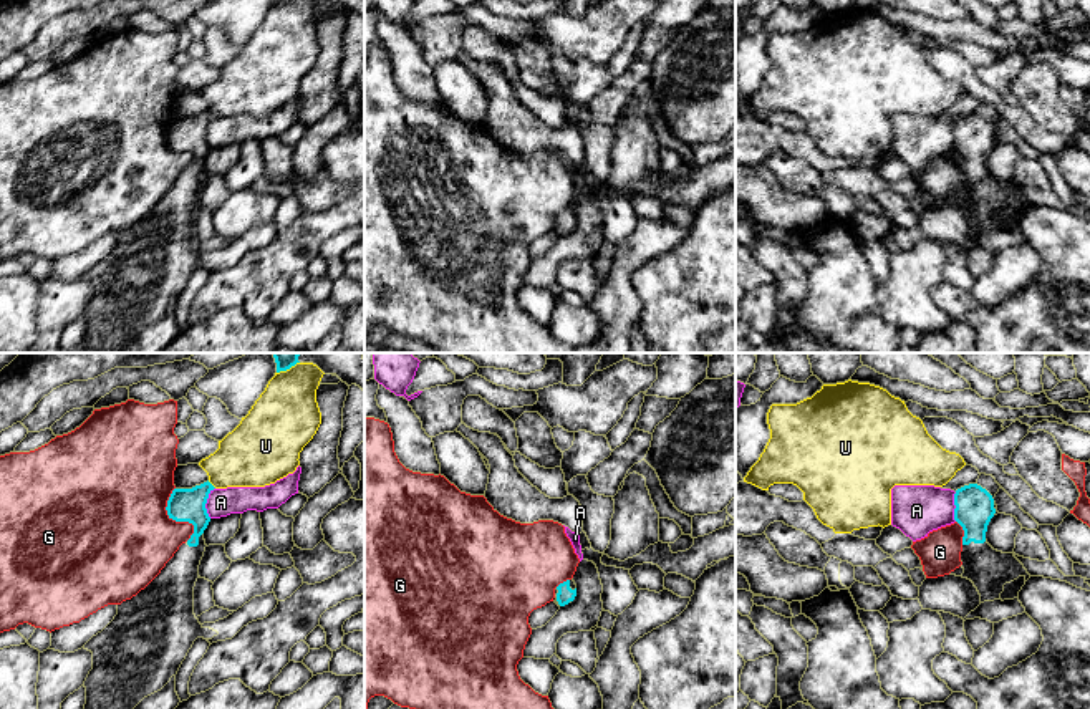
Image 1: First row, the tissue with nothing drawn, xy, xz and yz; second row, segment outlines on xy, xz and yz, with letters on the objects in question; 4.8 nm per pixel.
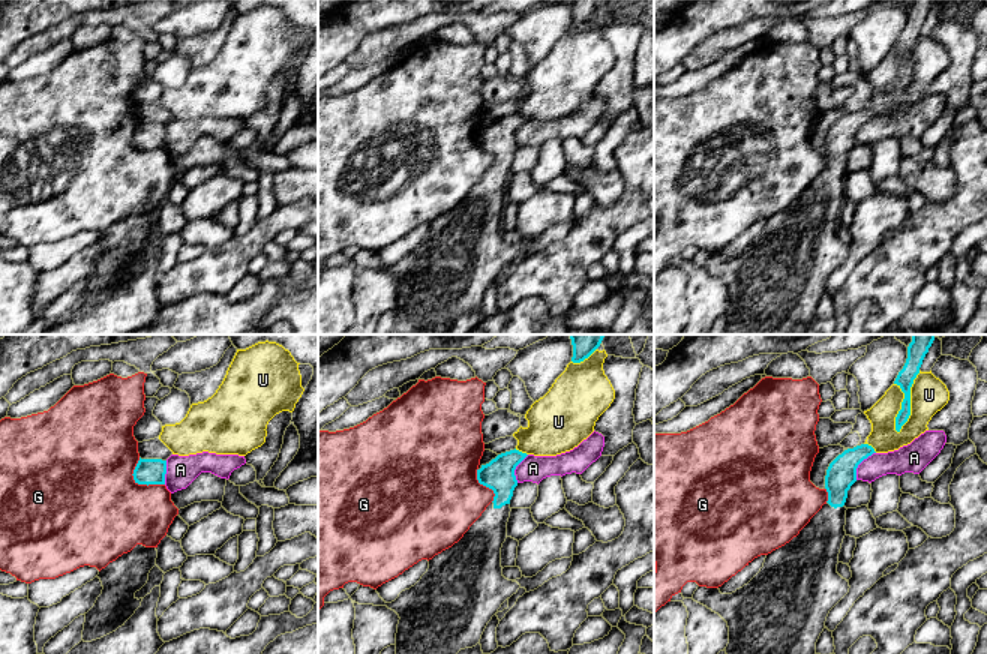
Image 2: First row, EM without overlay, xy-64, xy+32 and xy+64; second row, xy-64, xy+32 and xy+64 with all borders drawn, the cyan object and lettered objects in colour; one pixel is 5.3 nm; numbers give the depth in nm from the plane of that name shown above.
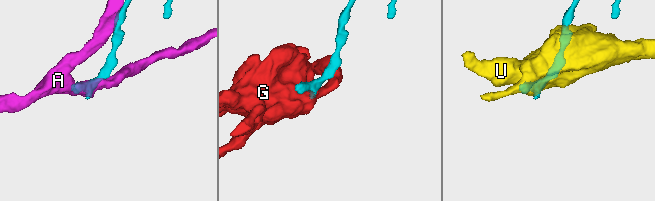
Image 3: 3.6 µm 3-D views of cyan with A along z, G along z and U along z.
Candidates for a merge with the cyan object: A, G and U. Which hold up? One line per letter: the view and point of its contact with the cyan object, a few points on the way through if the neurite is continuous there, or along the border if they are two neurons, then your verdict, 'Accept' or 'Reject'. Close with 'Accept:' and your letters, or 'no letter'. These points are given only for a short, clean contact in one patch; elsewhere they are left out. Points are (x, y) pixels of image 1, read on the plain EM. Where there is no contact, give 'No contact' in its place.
A: Touches cyan at xy (206, 131). Reject
G: Touches cyan at xy (174, 148). Reject
U: Touches cyan at xy (211, 113). Reject
Accept: no letter

